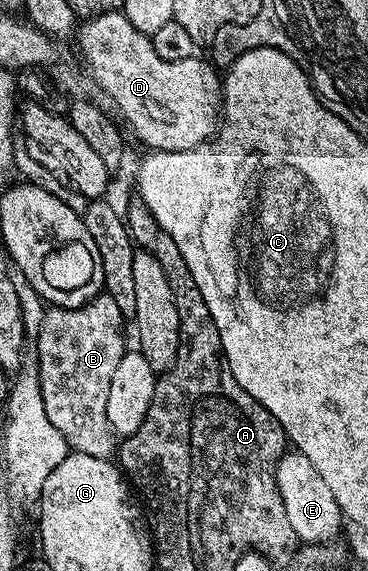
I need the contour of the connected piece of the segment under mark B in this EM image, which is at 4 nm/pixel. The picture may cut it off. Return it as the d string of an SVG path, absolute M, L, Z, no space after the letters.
M105 292L97 294L91 302L80 308L47 309L42 318L42 327L38 330L38 391L42 394L44 412L51 424L66 438L66 445L71 451L97 458L109 459L114 450L116 435L110 429L108 412L108 388L112 376L116 373L116 364L120 364L122 355L128 346L122 339L122 310L118 307L119 299Z

